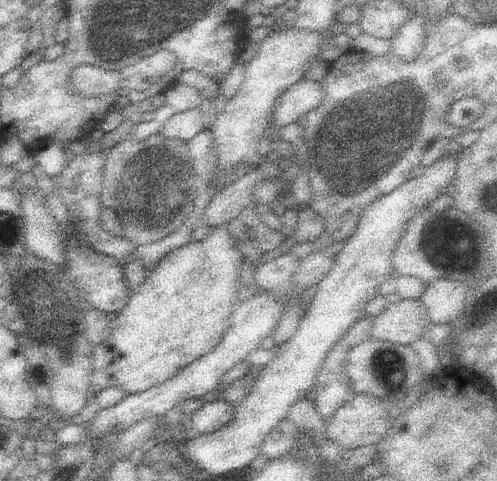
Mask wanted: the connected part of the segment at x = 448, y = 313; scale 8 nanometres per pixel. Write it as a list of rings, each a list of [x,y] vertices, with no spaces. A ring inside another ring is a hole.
[[[440,278],[427,286],[419,300],[426,306],[431,322],[449,324],[462,314],[464,304],[466,304],[466,298],[464,298],[466,294],[468,294],[466,284]]]

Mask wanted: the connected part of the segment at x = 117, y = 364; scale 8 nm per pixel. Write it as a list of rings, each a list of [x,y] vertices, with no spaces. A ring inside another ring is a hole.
[[[224,225],[211,228],[204,240],[191,241],[165,253],[164,260],[152,270],[144,284],[117,315],[112,317],[112,330],[107,341],[92,350],[91,388],[94,394],[112,386],[121,388],[126,396],[138,394],[174,378],[183,368],[212,352],[230,328],[232,314],[241,304],[238,292],[243,286],[240,270],[246,261],[240,251],[243,236],[235,237]]]

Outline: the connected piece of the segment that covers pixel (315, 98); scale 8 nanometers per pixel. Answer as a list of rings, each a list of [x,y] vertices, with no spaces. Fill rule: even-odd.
[[[302,79],[291,86],[270,114],[270,132],[276,132],[291,122],[302,123],[310,111],[324,102],[322,82]]]

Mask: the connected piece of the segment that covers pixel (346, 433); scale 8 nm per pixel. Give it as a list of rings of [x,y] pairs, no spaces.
[[[355,393],[336,414],[332,420],[326,423],[326,438],[329,444],[334,445],[338,450],[350,450],[377,445],[388,434],[392,422],[388,414],[388,404],[373,394]]]

